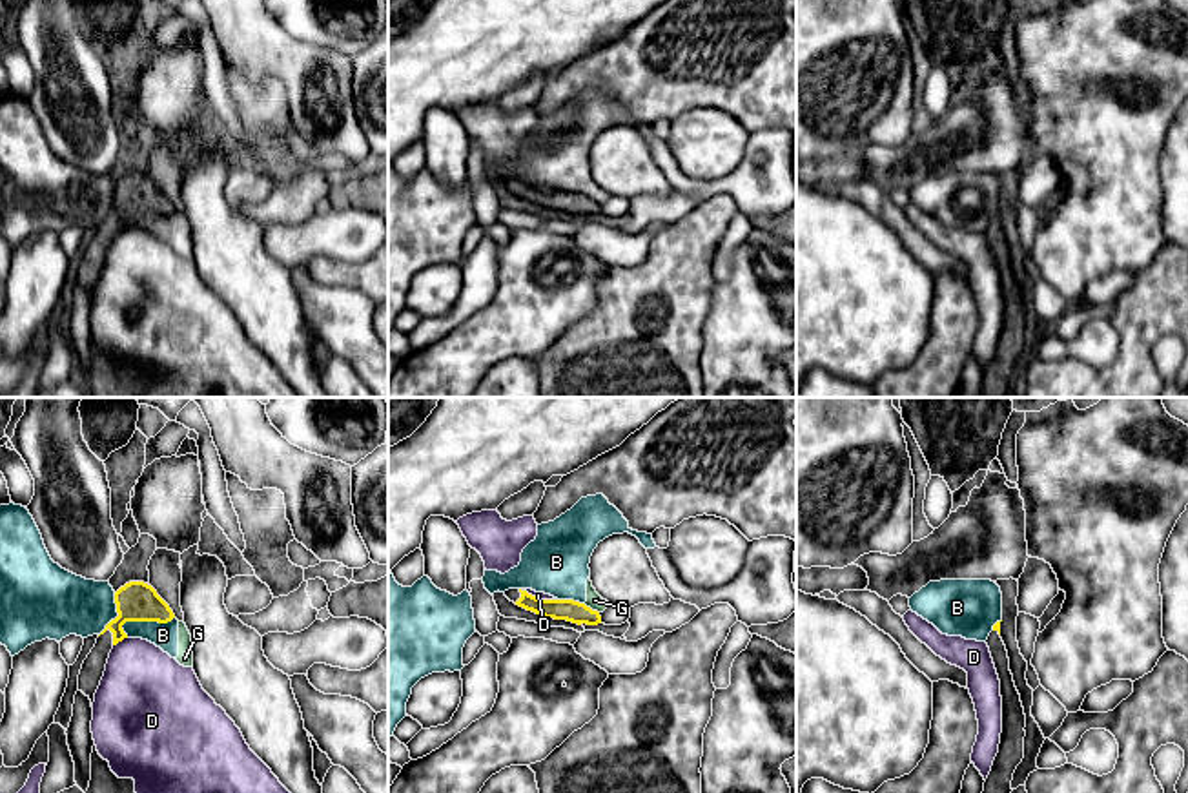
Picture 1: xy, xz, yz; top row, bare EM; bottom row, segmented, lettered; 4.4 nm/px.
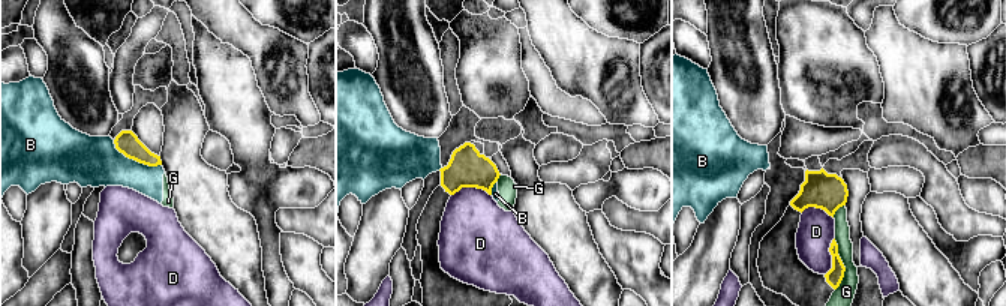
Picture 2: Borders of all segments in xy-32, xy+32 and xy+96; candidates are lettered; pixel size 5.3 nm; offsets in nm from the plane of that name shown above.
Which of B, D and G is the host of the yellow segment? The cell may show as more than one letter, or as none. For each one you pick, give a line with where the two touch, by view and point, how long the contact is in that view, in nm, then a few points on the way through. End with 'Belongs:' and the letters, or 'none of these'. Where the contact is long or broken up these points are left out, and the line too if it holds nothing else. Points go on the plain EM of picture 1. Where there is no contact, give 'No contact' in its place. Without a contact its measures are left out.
Belongs: none of these

